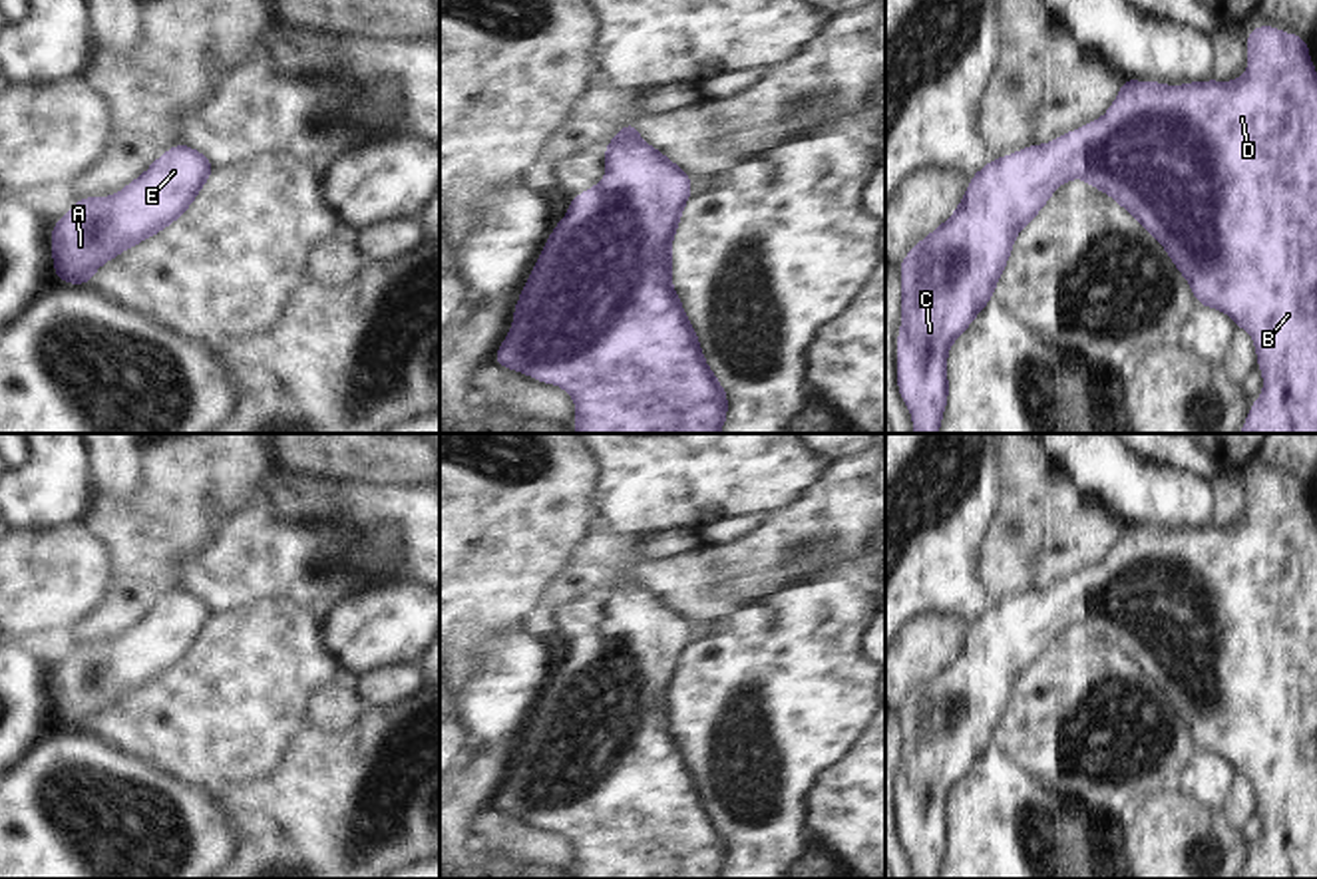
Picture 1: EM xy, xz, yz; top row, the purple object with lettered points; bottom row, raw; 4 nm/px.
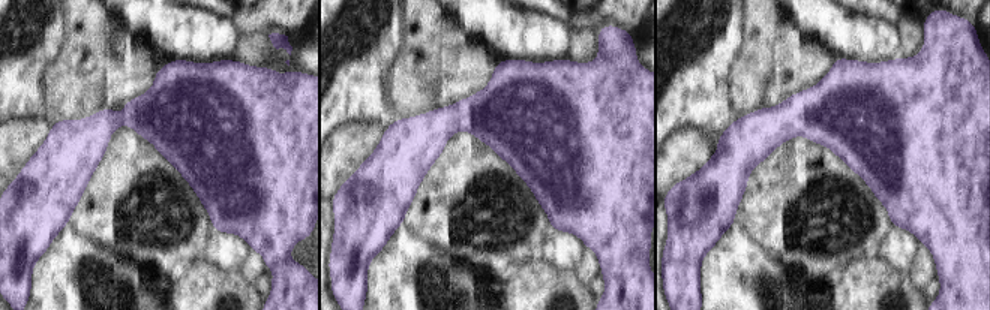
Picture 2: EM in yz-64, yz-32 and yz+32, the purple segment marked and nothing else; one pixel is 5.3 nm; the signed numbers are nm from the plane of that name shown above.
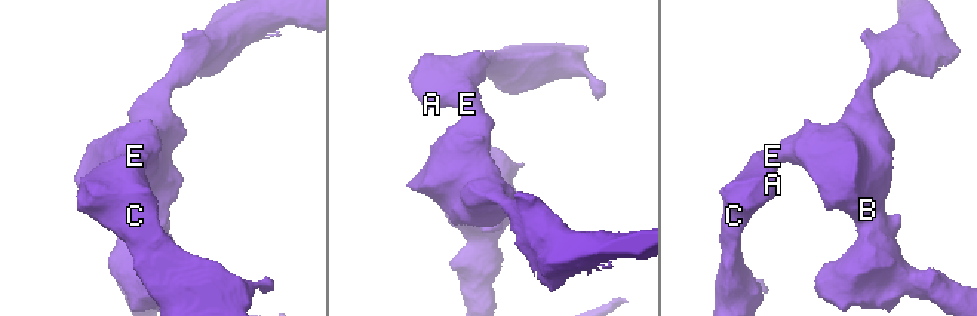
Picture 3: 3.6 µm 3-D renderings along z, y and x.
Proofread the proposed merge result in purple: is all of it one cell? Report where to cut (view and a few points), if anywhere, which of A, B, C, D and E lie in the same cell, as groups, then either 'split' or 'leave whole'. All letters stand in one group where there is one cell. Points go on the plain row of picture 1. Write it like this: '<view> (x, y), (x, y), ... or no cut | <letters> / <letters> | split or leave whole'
no cut | A B C D E | leave whole

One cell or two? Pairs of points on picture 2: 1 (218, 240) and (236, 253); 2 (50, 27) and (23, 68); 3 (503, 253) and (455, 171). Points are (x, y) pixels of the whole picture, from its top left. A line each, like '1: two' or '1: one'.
1: one
2: one
3: one

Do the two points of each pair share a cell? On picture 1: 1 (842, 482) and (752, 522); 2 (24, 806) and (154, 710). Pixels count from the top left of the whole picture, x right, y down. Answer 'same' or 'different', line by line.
1: different
2: different

